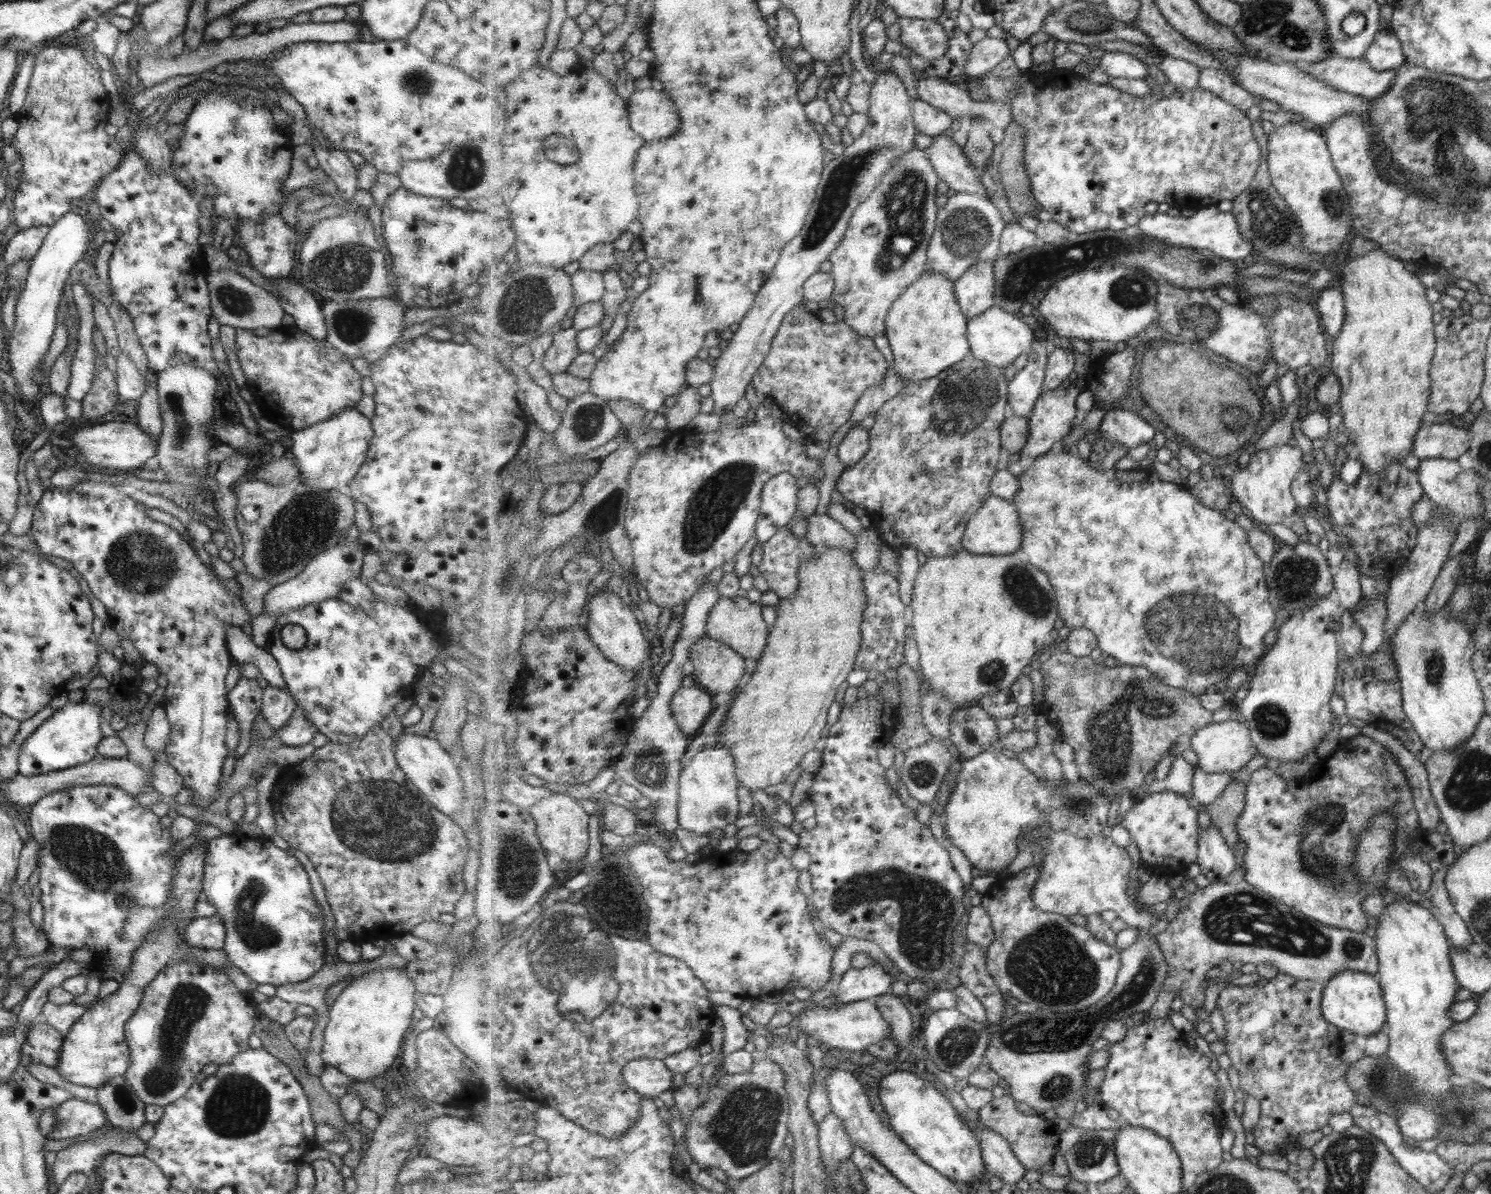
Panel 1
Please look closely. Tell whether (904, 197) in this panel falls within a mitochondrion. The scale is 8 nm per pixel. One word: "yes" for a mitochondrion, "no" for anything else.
yes

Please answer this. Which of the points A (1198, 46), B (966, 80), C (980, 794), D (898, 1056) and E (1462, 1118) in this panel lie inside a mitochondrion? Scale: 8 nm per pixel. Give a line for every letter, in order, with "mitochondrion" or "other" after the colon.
A: other
B: other
C: other
D: other
E: mitochondrion

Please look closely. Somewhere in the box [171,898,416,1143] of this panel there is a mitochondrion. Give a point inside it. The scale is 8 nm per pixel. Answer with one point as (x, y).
(239, 1105)

